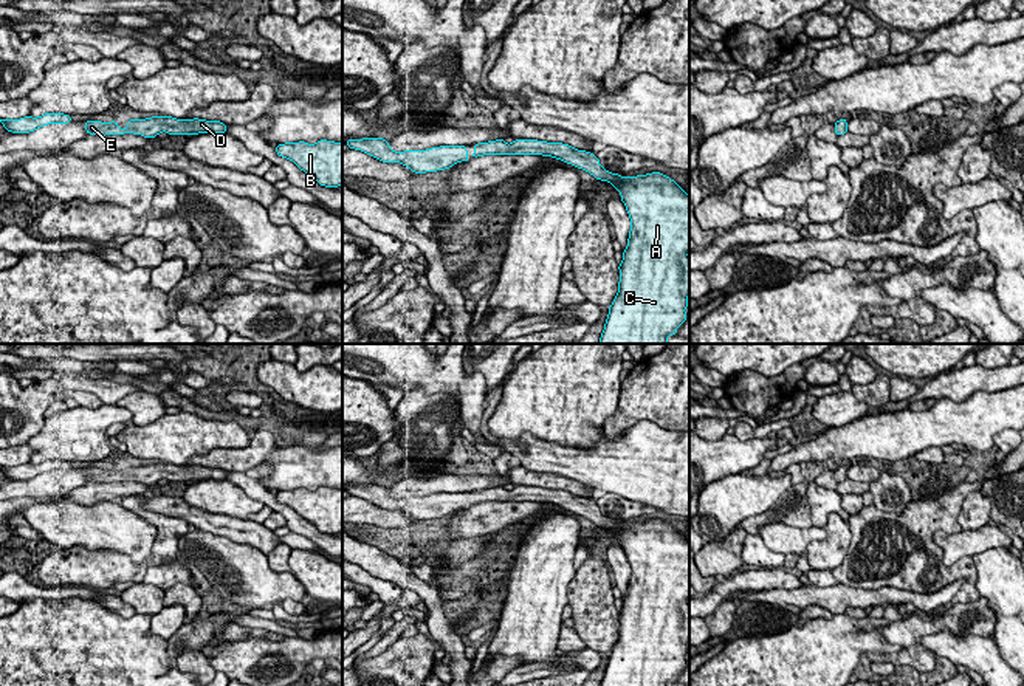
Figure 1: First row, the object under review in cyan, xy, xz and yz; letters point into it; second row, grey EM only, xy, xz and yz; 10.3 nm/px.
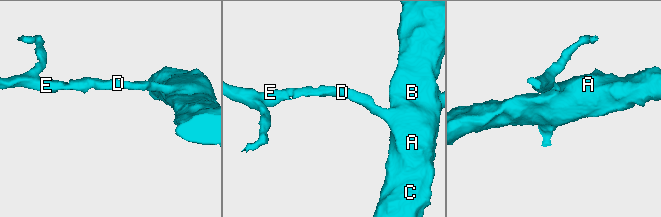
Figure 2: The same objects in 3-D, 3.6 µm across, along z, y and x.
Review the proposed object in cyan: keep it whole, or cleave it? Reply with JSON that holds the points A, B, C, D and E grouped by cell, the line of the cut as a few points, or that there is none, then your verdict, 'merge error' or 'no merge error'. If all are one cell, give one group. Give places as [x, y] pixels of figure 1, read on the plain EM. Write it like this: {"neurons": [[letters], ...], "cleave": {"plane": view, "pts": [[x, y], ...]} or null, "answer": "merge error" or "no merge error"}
{"neurons": [["A", "B", "C", "D", "E"]], "cleave": null, "answer": "no merge error"}

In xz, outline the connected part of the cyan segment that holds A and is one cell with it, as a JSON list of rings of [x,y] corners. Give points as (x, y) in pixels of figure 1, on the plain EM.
[[[496,486],[474,491],[472,505],[483,502],[553,503],[610,530],[621,540],[632,573],[623,609],[618,612],[620,636],[609,653],[600,686],[668,686],[677,681],[679,672],[686,667],[689,641],[689,542],[680,531],[660,519],[631,525],[612,520],[601,514],[596,502],[562,489],[514,486],[507,491]]]

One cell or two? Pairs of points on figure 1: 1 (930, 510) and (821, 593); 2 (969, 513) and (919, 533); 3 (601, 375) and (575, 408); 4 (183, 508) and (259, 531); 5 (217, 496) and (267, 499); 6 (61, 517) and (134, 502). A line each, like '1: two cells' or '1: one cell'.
1: two cells
2: two cells
3: one cell
4: one cell
5: two cells
6: two cells

